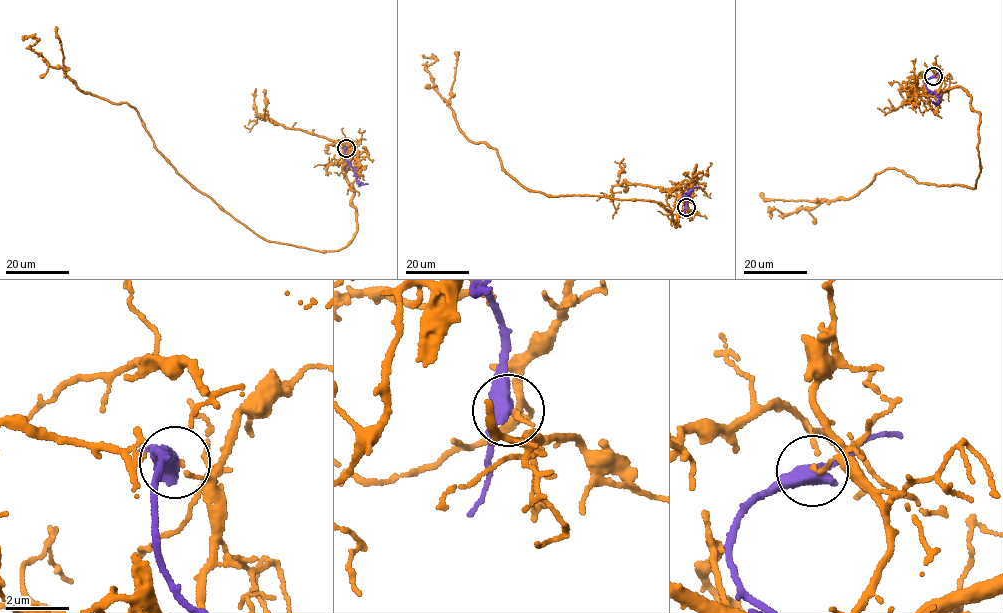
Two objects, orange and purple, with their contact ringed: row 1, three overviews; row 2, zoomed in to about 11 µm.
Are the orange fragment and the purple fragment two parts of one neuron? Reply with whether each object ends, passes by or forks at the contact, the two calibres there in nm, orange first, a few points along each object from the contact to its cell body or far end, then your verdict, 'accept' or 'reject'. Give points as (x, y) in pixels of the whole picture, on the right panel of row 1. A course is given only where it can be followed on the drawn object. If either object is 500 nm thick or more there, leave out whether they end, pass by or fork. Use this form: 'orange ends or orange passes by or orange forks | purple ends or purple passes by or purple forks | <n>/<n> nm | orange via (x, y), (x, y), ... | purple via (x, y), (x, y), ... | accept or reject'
orange ends | purple passes by | 120/480 nm | orange via (933, 76), (934, 93), (960, 86), (980, 114), (976, 188), (884, 169), (848, 198), (771, 217) | purple via (933, 76), (926, 81), (926, 87), (939, 101), (933, 101) | reject

